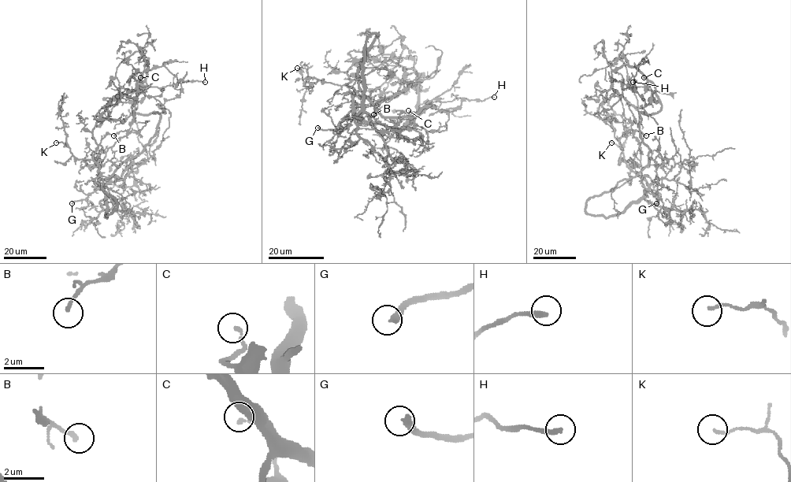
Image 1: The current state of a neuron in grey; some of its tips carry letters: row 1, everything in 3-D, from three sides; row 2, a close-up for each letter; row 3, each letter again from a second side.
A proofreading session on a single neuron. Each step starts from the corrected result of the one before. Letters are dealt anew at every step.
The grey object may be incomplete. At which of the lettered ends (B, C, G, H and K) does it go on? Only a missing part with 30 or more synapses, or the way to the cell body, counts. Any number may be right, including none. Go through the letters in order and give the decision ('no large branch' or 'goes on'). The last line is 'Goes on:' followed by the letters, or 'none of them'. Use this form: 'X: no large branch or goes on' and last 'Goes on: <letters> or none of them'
B: no large branch
C: no large branch
G: goes on
H: no large branch
K: no large branch
Goes on: G

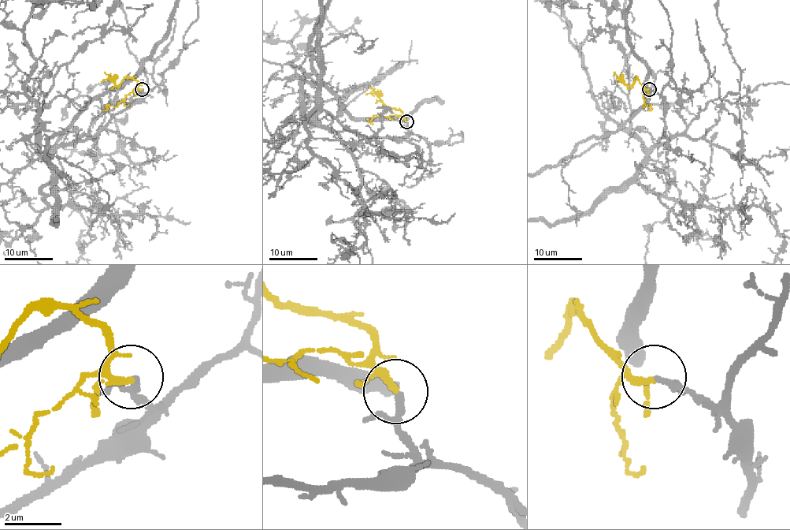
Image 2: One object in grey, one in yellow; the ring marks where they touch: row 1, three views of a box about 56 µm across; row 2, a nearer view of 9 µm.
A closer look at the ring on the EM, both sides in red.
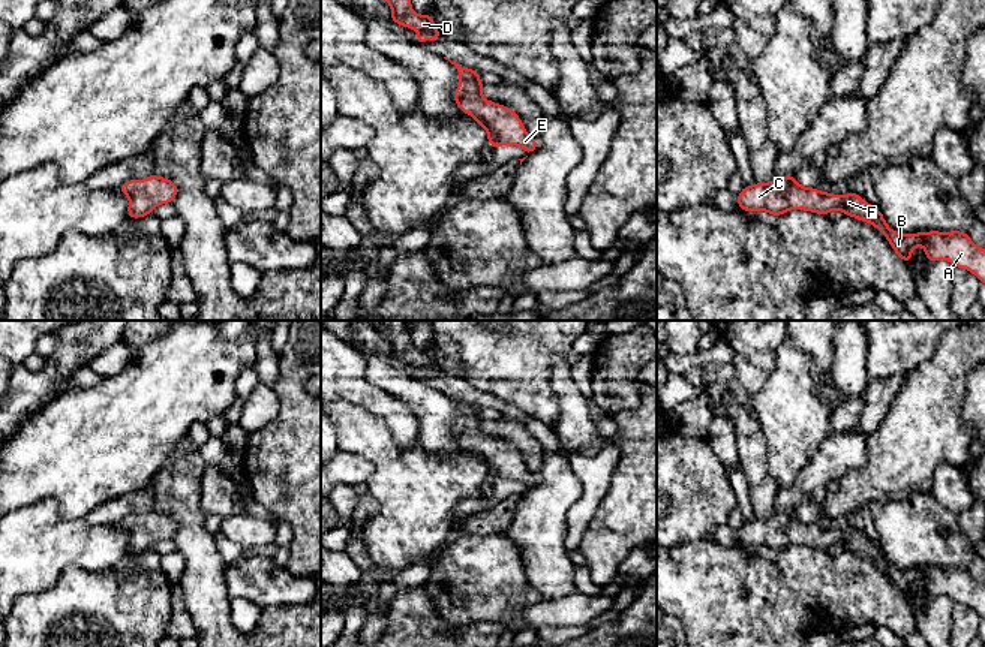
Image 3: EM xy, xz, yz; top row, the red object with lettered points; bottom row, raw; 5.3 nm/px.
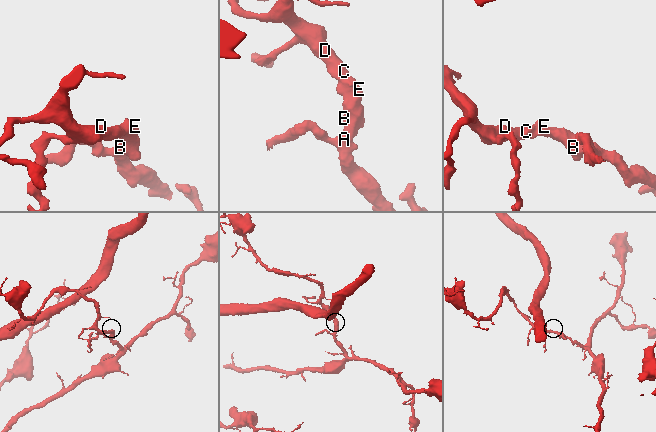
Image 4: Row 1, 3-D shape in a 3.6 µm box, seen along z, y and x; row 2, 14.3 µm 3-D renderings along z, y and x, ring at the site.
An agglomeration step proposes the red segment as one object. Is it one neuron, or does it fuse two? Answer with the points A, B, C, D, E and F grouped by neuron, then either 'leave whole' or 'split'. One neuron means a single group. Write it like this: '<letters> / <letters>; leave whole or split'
A B C D E F; leave whole

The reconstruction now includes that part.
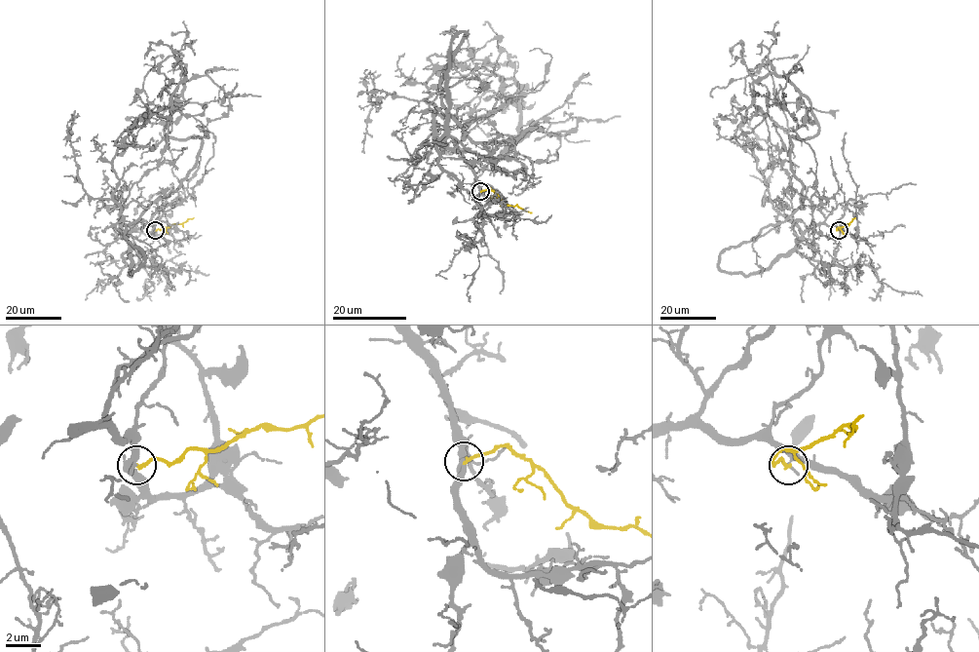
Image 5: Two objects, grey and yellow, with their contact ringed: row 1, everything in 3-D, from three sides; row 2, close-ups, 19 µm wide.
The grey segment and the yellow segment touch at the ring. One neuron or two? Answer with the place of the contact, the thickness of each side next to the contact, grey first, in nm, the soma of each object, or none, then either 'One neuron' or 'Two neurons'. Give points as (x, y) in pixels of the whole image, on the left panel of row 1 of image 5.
Place: (155, 230). Thickness 300 nm (grey) against 200 nm. Soma of grey: none. Soma of yellow: none. Two neurons

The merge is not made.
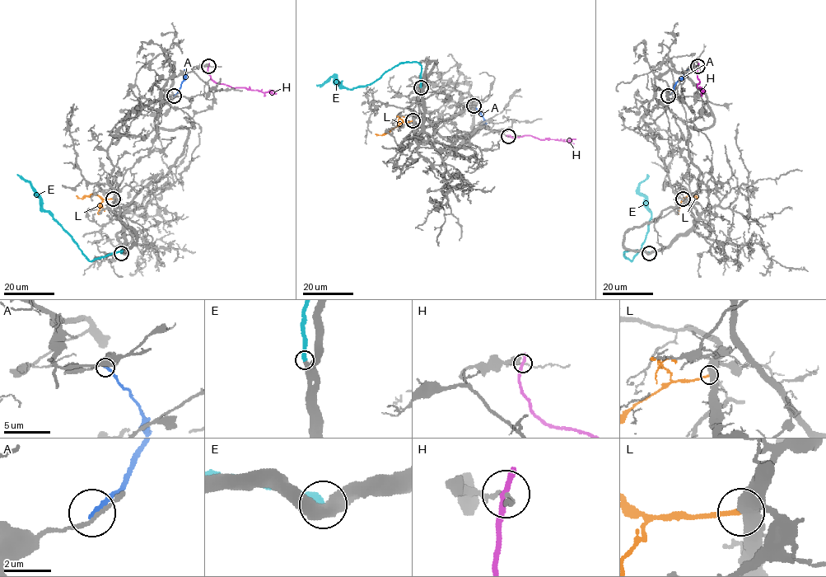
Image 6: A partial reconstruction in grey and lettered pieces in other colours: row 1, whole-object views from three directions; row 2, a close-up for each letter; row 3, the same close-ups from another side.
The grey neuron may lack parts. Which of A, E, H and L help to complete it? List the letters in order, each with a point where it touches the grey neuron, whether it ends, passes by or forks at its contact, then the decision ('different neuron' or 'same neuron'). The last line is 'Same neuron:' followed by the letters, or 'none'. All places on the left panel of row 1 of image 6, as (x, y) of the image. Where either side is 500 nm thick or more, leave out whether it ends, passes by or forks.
A: (174, 96) | it ends | different neuron
E: (121, 253) | it ends | same neuron
H: (208, 66) | it ends | different neuron
L: (113, 199) | it ends | different neuron
Same neuron: E

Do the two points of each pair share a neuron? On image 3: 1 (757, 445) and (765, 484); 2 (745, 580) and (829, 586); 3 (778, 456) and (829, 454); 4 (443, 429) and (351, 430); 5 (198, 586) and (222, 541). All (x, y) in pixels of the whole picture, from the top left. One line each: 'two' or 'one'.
1: one
2: one
3: two
4: two
5: two

